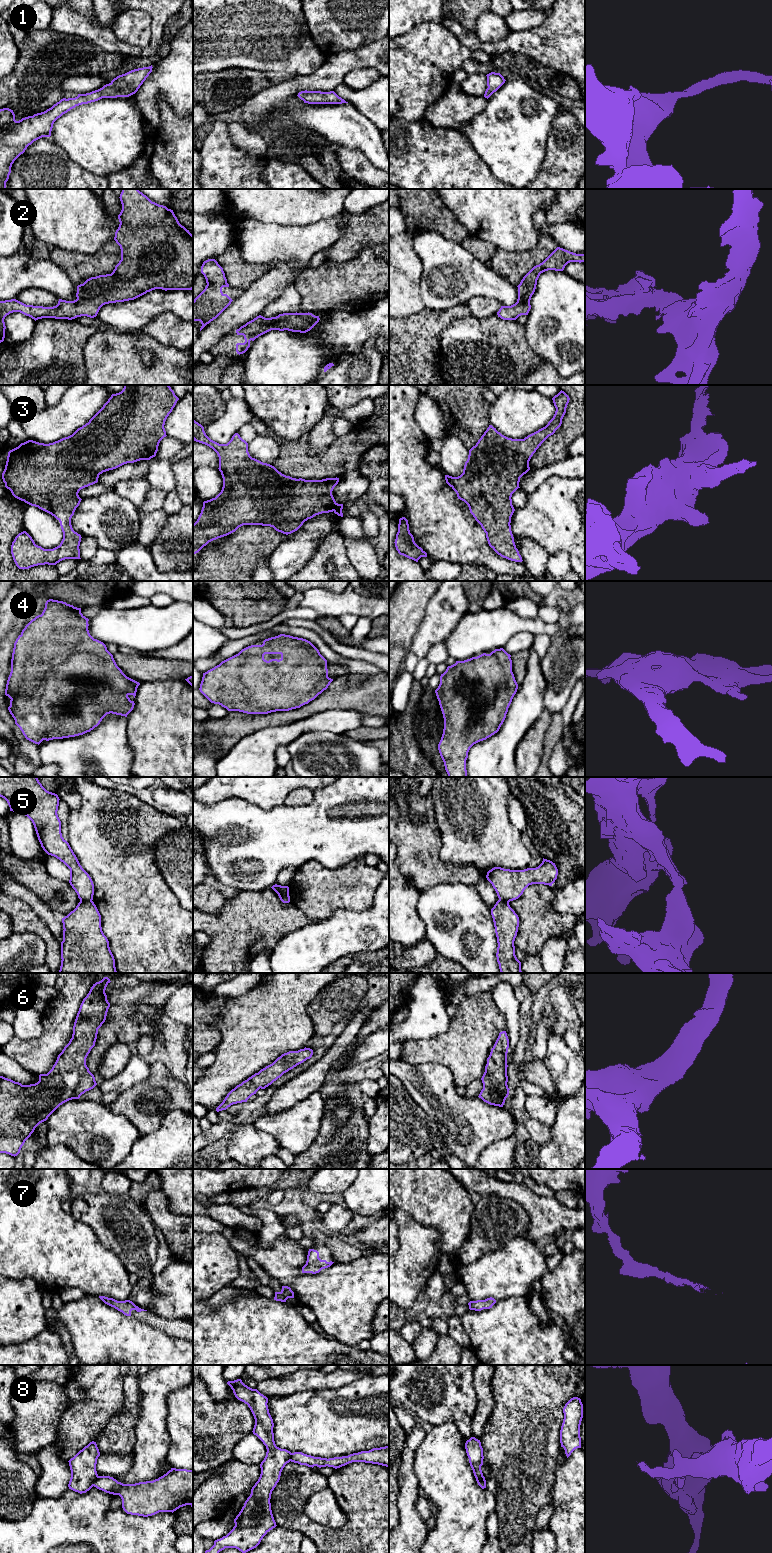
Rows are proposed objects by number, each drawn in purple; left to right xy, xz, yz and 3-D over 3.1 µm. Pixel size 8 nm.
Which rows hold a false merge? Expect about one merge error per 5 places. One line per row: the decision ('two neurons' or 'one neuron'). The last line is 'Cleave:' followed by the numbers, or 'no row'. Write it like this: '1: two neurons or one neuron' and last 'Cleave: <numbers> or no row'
1: one neuron
2: one neuron
3: one neuron
4: one neuron
5: two neurons
6: one neuron
7: one neuron
8: two neurons
Cleave: 5, 8

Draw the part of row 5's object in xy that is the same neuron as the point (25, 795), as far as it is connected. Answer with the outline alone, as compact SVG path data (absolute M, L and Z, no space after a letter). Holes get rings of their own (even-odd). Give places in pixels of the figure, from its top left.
M0 777L0 797L7 801L10 811L25 815L32 821L43 850L70 869L69 883L78 898L92 901L93 881L62 837L57 814L58 795L47 791L37 777Z

